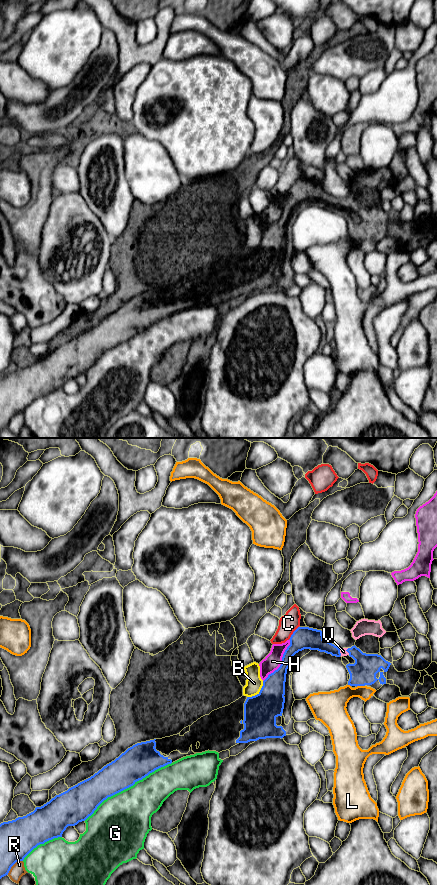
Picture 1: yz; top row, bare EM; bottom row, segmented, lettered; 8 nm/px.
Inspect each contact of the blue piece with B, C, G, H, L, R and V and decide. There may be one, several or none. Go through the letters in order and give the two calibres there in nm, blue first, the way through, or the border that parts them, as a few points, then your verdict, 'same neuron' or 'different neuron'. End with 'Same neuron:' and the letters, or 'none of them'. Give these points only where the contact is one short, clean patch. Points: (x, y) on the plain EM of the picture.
B: 280 nm thick on the blue side, 140 nm on the other; different neuron
C: 180 nm thick on the blue side, 150 nm on the other; different neuron
G: 260 nm thick on the blue side, 420 nm on the other; different neuron
H: 190 nm thick on the blue side, 140 nm on the other; different neuron
L: 220 nm thick on the blue side, 190 nm on the other; different neuron
R: 300 nm thick on the blue side, 110 nm on the other; different neuron
V: 220 nm thick on the blue side, 50 nm on the other; runs through yz (363, 224), (363, 215), (346, 202), (343, 203); same neuron
Same neuron: V

